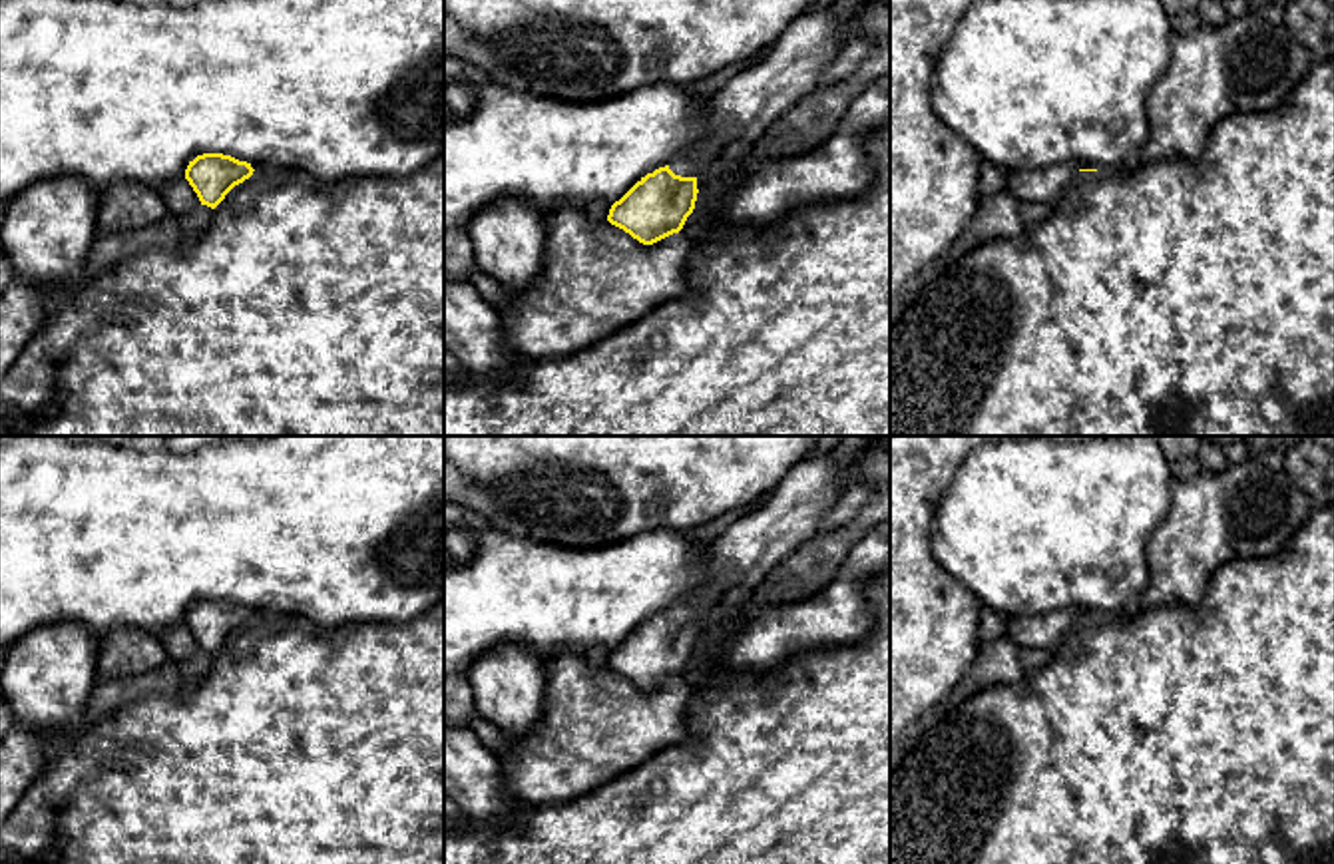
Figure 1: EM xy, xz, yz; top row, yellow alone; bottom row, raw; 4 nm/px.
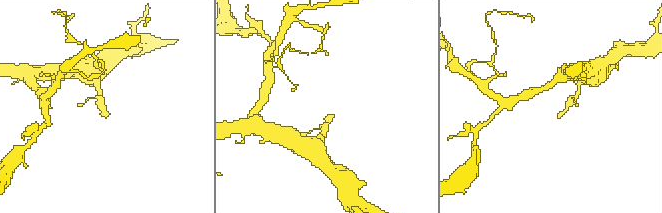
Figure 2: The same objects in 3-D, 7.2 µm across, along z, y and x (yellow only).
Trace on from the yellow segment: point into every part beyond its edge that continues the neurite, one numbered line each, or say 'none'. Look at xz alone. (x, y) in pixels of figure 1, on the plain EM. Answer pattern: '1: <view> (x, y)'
1: xz (749, 548)

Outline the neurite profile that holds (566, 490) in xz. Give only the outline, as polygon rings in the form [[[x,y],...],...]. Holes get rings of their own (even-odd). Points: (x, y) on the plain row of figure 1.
[[[444,436],[444,502],[462,504],[482,514],[496,530],[532,538],[561,547],[605,547],[649,530],[689,532],[725,512],[745,508],[773,492],[820,436]]]

